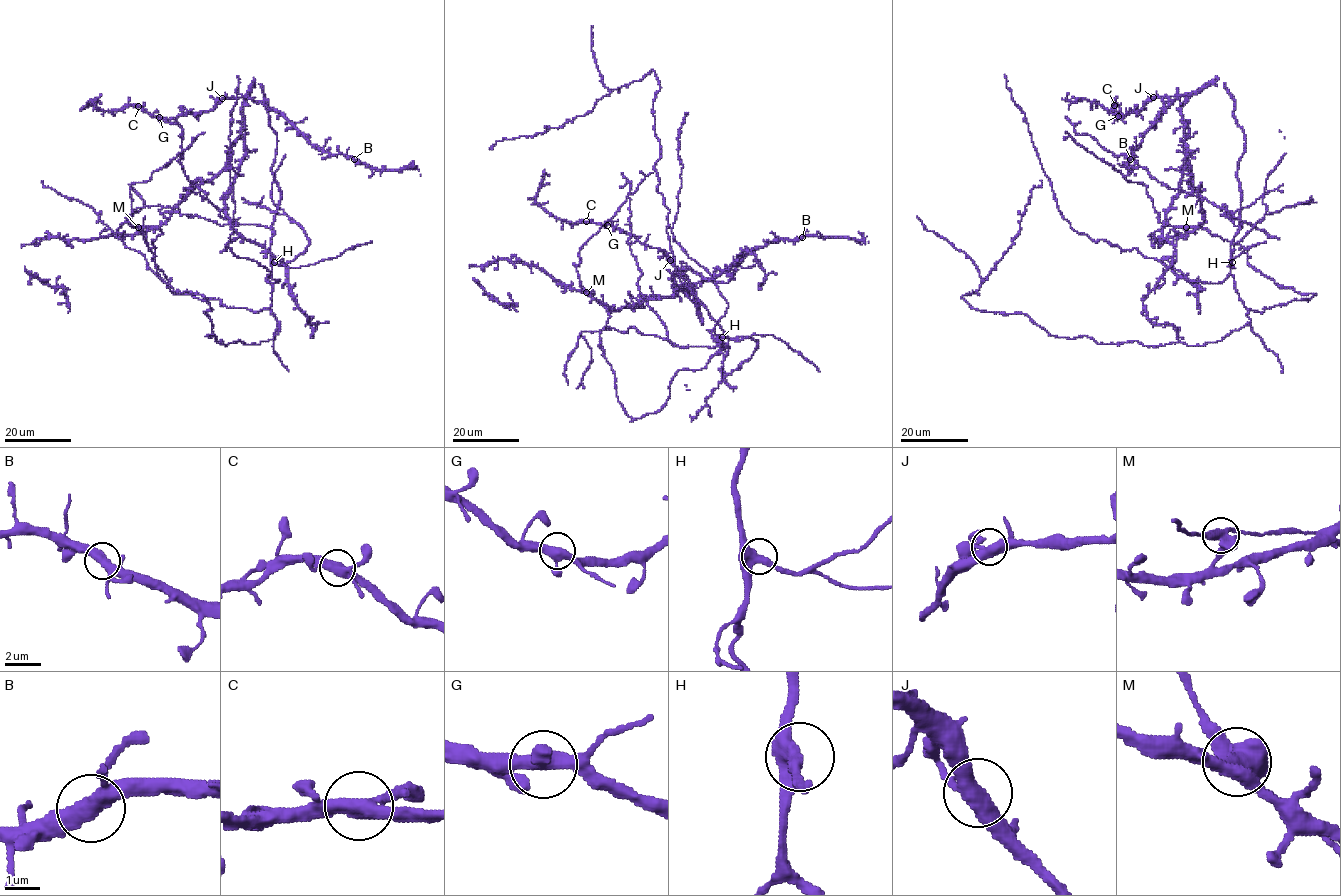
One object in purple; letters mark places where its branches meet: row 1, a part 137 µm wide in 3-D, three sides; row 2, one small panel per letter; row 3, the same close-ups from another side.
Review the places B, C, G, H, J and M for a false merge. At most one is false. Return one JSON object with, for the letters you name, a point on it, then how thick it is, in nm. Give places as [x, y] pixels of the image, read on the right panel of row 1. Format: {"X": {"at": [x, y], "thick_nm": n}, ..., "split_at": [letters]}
{"split_at": []}

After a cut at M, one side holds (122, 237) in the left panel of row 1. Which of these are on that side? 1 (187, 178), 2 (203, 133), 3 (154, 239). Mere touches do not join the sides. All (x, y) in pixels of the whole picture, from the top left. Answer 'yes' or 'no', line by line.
1: yes
2: no
3: no

